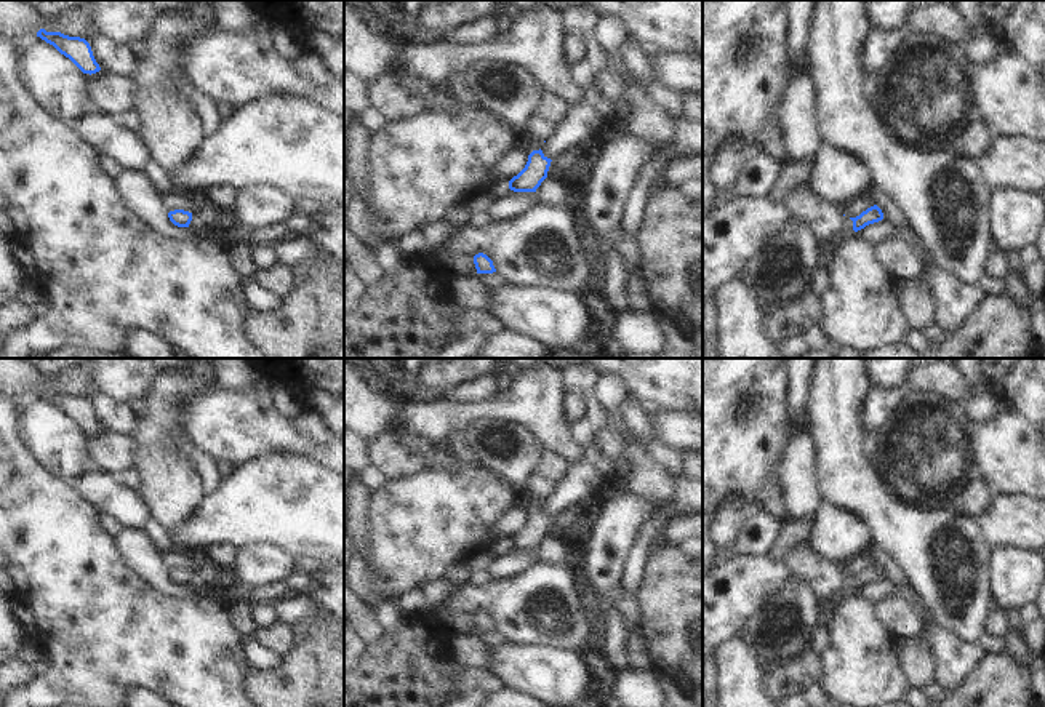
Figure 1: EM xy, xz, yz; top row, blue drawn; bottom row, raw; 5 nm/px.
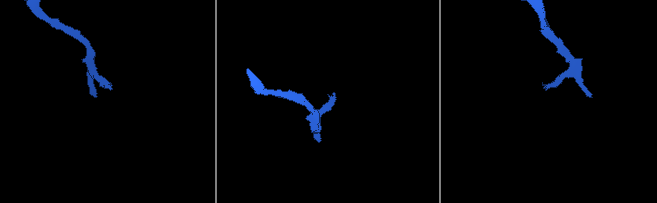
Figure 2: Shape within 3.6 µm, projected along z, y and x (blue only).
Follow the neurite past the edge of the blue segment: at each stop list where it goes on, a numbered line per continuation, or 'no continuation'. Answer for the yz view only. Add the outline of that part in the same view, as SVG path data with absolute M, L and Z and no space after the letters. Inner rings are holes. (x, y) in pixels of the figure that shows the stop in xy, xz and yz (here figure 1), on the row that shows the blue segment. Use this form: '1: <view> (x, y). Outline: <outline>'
1: yz (826, 219). Outline: M797 184L783 200L799 219L810 222L819 242L842 238L855 232L853 221L843 214L843 205L829 203L811 187Z

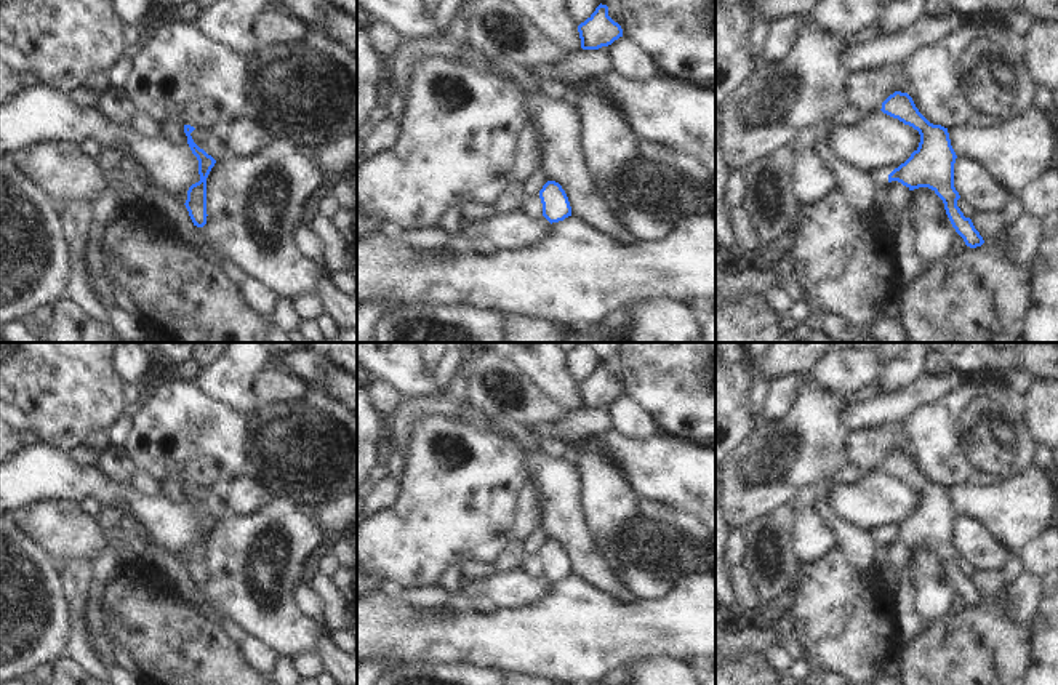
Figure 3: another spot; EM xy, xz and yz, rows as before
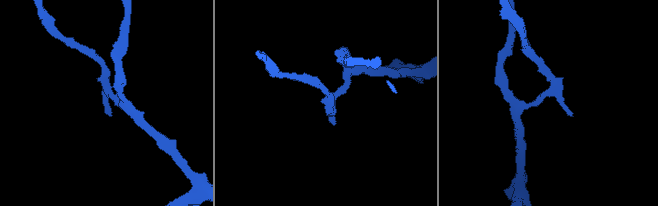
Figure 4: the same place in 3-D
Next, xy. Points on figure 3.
no continuation

